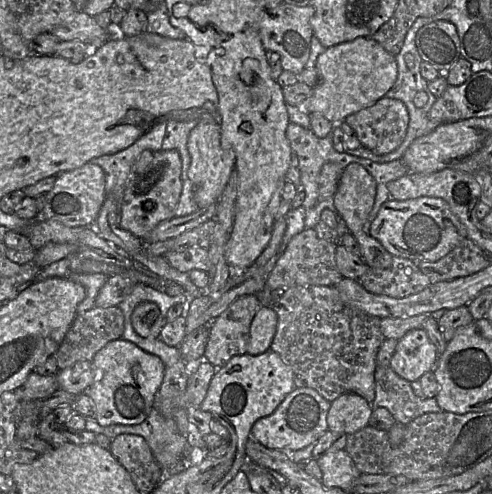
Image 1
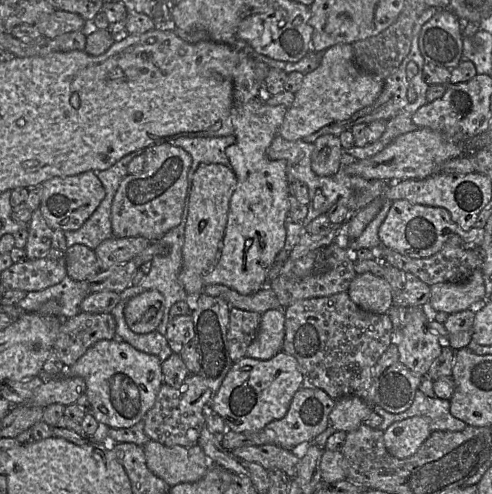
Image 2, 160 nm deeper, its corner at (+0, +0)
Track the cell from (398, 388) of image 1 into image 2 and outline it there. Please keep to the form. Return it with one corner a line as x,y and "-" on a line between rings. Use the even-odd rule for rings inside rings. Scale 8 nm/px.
419,389
415,393
411,406
403,412
390,413
377,404
372,407
372,412
382,417
382,423
378,429
383,432
392,423
415,416
427,417
432,431
461,431
467,426
465,422
451,415
449,400
428,397

